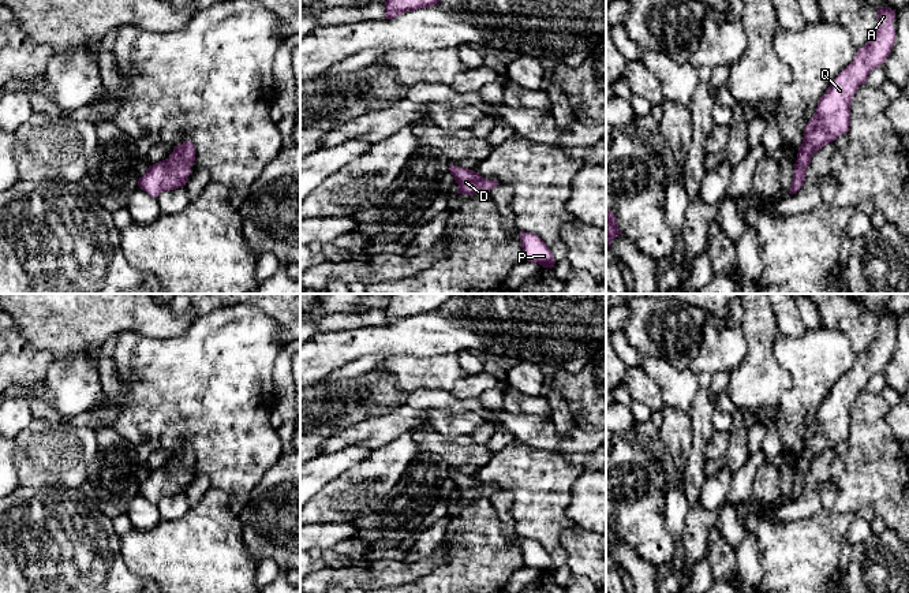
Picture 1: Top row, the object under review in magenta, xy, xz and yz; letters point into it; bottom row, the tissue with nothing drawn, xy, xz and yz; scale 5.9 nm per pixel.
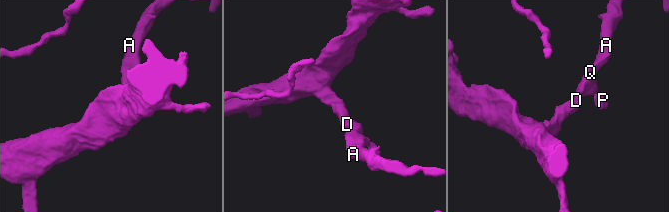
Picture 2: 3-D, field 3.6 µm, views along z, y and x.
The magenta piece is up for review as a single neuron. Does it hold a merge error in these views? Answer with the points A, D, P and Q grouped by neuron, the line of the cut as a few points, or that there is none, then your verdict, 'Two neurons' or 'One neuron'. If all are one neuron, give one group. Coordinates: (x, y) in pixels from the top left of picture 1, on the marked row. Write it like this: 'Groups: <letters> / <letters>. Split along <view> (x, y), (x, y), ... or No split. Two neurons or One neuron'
Groups: A D P Q. No split. One neuron

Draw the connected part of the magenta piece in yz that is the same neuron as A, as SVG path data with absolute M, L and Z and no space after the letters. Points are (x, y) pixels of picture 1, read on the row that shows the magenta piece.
M890 7L876 11L876 33L864 46L857 49L853 61L835 77L820 97L816 112L805 127L789 194L796 194L803 187L812 154L849 131L850 104L856 90L867 82L872 70L886 61L893 49L895 12Z

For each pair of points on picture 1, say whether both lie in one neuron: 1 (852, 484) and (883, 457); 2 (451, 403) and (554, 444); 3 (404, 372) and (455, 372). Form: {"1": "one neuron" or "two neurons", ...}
{"1": "one neuron", "2": "one neuron", "3": "one neuron"}

